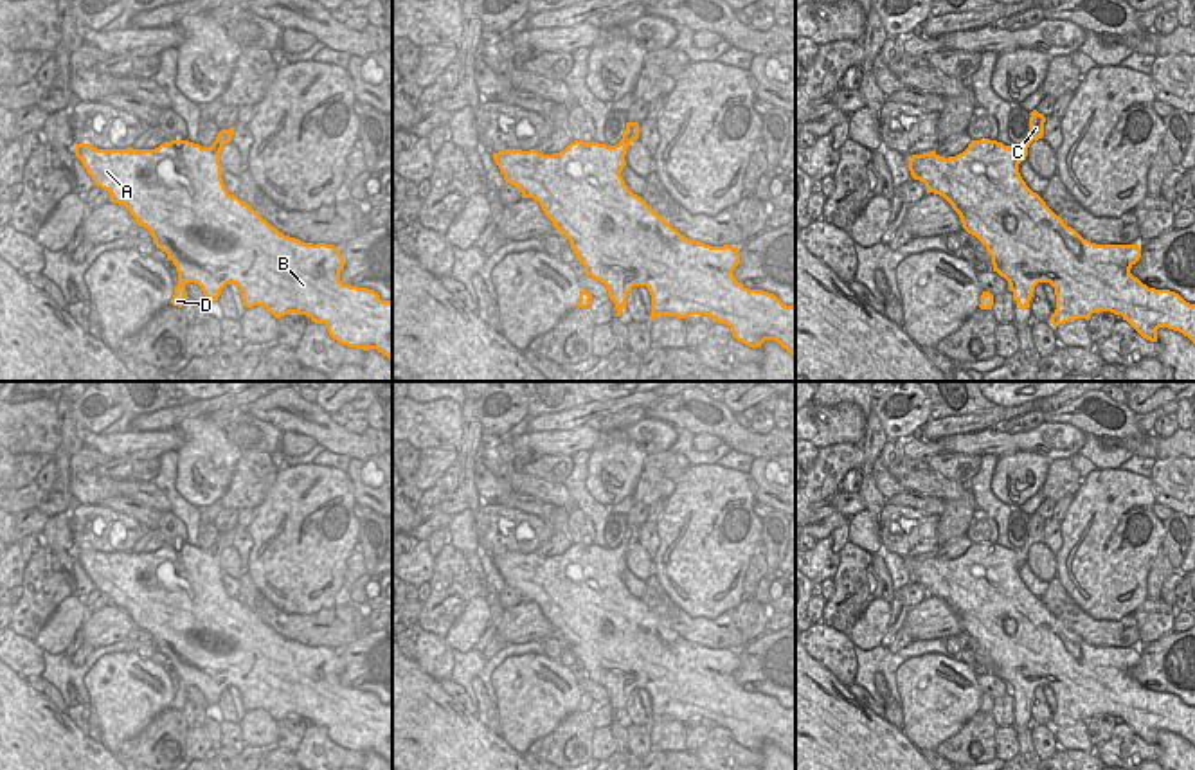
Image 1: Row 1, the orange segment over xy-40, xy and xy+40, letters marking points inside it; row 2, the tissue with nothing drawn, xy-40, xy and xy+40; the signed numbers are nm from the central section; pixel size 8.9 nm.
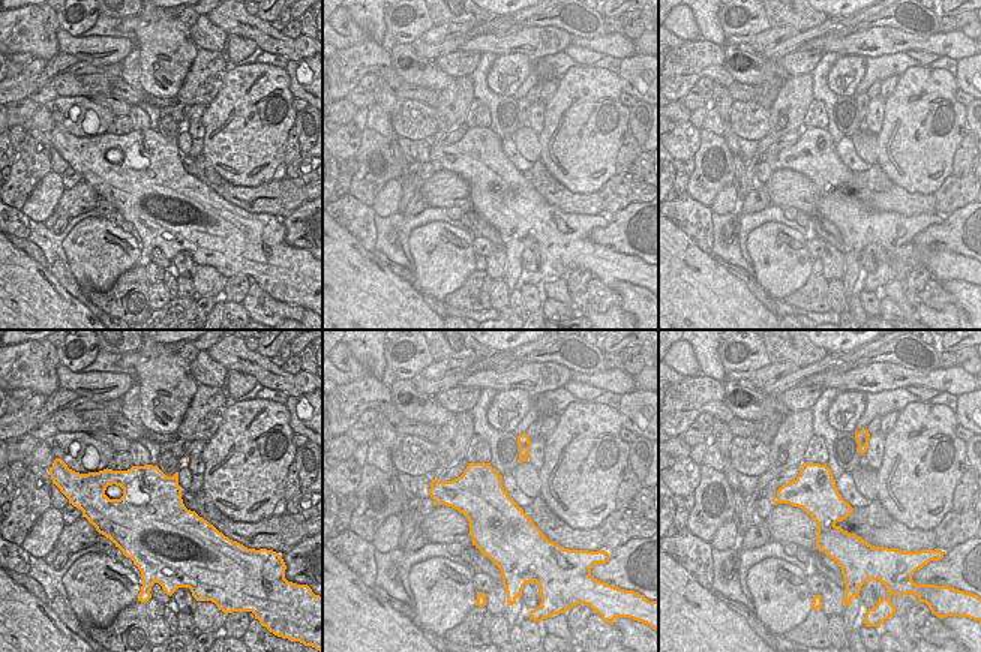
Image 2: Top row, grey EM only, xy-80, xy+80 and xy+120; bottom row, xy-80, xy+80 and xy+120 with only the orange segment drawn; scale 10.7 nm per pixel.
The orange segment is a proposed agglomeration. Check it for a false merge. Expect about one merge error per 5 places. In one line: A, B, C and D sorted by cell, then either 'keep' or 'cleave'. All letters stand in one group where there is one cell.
groups A B C D; keep

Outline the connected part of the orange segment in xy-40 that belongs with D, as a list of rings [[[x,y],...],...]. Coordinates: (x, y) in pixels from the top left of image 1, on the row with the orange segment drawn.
[[[234,126],[221,130],[211,148],[189,140],[164,142],[155,149],[97,149],[90,144],[76,144],[76,157],[81,160],[94,184],[110,192],[112,201],[124,205],[139,227],[151,232],[151,237],[178,272],[178,286],[171,304],[182,308],[189,299],[185,286],[194,282],[202,288],[207,302],[216,302],[227,284],[236,284],[247,308],[263,306],[275,318],[299,313],[315,324],[324,324],[333,340],[356,349],[376,349],[392,362],[392,300],[382,300],[374,290],[344,284],[340,272],[344,257],[340,246],[326,243],[304,243],[284,236],[263,219],[248,203],[230,194],[221,178],[220,153],[232,140]]]

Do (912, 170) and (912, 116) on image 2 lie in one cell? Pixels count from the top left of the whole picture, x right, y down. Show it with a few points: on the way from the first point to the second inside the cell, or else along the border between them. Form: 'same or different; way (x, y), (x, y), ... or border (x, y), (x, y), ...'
same; way (912, 156), (912, 129)

